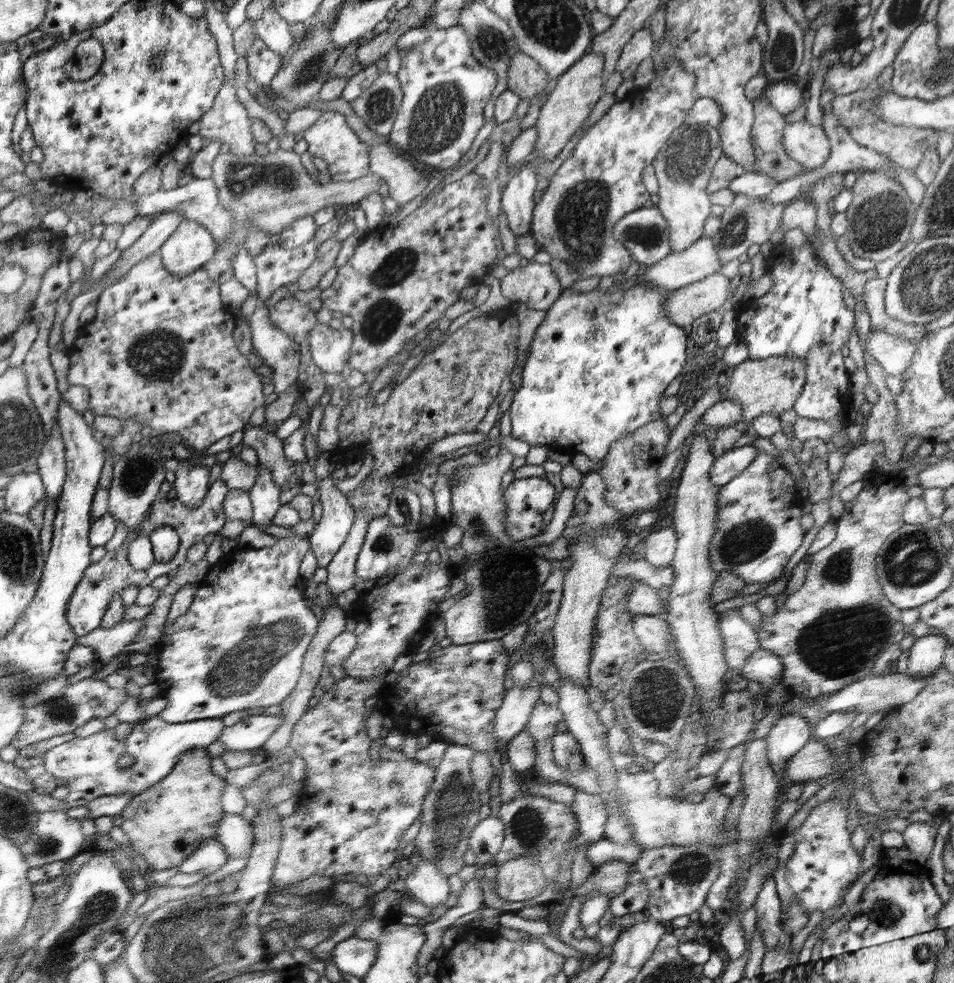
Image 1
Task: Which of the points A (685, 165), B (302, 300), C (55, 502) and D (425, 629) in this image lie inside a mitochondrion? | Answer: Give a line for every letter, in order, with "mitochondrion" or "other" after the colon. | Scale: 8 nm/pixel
A: mitochondrion
B: other
C: other
D: other

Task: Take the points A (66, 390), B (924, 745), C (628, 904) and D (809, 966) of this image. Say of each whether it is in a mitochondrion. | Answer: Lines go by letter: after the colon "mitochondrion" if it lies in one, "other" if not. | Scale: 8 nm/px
A: other
B: other
C: other
D: other

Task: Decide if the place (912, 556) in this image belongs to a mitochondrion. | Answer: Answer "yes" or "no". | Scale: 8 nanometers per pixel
yes

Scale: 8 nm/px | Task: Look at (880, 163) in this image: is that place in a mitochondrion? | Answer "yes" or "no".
no

